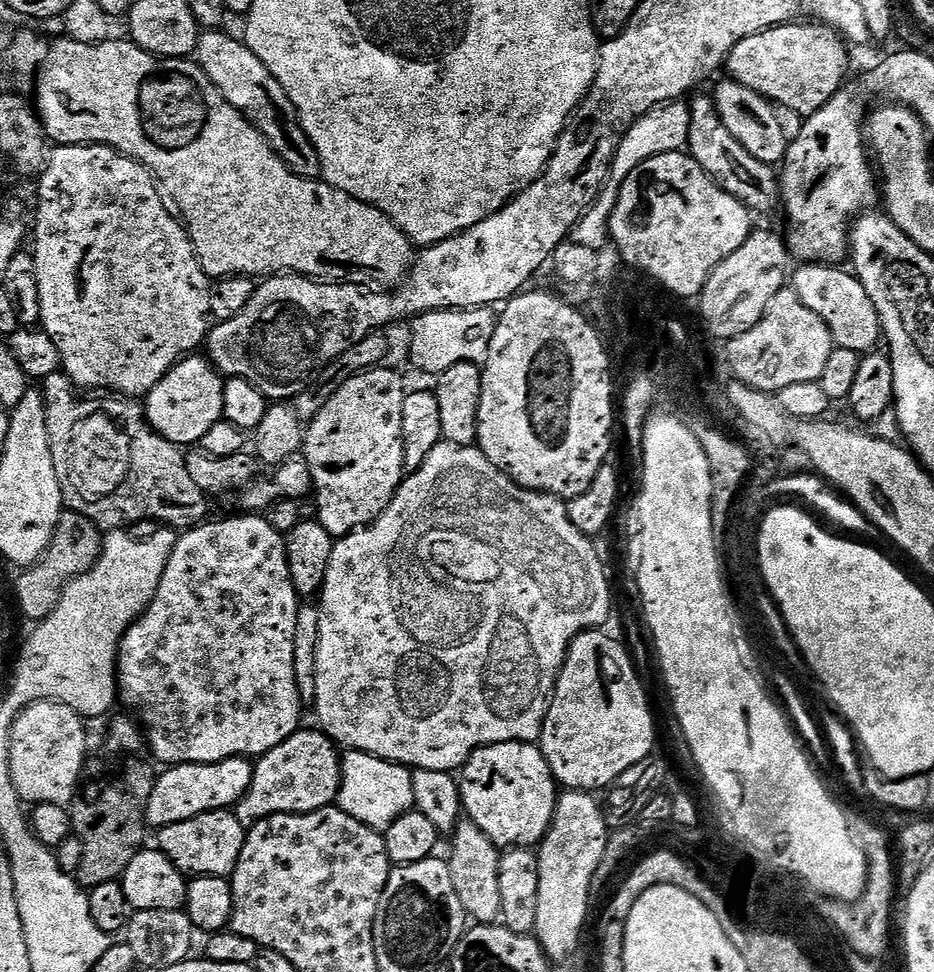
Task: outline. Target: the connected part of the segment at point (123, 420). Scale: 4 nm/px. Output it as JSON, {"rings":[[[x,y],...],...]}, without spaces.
{"rings":[[[63,371],[50,374],[42,382],[44,403],[48,405],[46,426],[48,427],[50,454],[54,462],[54,470],[58,474],[58,486],[62,490],[65,509],[90,518],[90,522],[94,522],[102,530],[124,530],[132,526],[128,524],[140,524],[143,520],[157,520],[155,522],[157,525],[167,526],[173,530],[187,530],[205,523],[207,516],[204,515],[208,512],[209,497],[202,490],[198,490],[194,478],[190,478],[190,470],[186,470],[186,462],[184,461],[185,453],[177,445],[170,443],[153,430],[152,425],[148,422],[145,405],[139,399],[125,398],[119,394],[104,394],[101,395],[101,400],[79,400],[75,396],[77,393],[73,391],[73,388],[72,381],[64,375]]]}

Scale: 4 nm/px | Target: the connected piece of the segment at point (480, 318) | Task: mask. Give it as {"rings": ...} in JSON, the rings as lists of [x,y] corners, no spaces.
{"rings":[[[493,307],[444,309],[415,316],[410,326],[410,362],[418,370],[439,376],[458,362],[483,365],[489,354],[498,319]]]}

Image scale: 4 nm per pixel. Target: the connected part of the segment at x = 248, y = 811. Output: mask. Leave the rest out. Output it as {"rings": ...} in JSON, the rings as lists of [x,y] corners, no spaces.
{"rings":[[[301,727],[286,742],[278,742],[274,750],[270,750],[265,756],[255,761],[252,770],[252,781],[246,790],[244,797],[234,805],[234,811],[238,822],[242,822],[245,830],[253,828],[259,820],[265,820],[278,814],[306,814],[314,810],[333,807],[337,803],[342,782],[341,749],[336,741],[330,739],[323,730],[315,727]]]}

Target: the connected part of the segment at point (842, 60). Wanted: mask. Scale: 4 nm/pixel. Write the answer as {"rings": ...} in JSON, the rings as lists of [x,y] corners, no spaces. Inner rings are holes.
{"rings":[[[811,22],[780,24],[765,32],[742,38],[726,61],[727,75],[760,93],[777,106],[790,106],[800,116],[813,116],[834,94],[845,87],[849,45],[835,28]]]}

